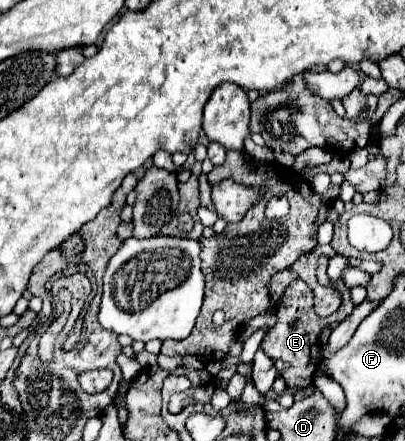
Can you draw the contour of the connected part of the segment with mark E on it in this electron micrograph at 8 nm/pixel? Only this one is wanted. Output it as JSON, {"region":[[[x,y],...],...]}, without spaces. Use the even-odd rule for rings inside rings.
{"region":[[[322,255],[317,263],[317,280],[323,286],[332,286],[339,289],[342,295],[342,304],[339,311],[327,318],[318,317],[316,311],[312,309],[312,291],[308,289],[308,285],[304,281],[294,281],[290,283],[290,287],[284,291],[278,307],[276,307],[276,325],[272,329],[268,329],[264,341],[260,347],[264,347],[264,353],[272,359],[282,359],[284,361],[284,369],[282,369],[282,377],[286,381],[286,385],[290,389],[306,389],[308,385],[312,385],[314,373],[318,371],[320,365],[320,351],[316,349],[318,345],[318,335],[320,331],[330,325],[330,323],[340,323],[343,321],[354,308],[353,301],[350,296],[350,289],[342,283],[336,281],[332,283],[327,275],[329,257]]]}

